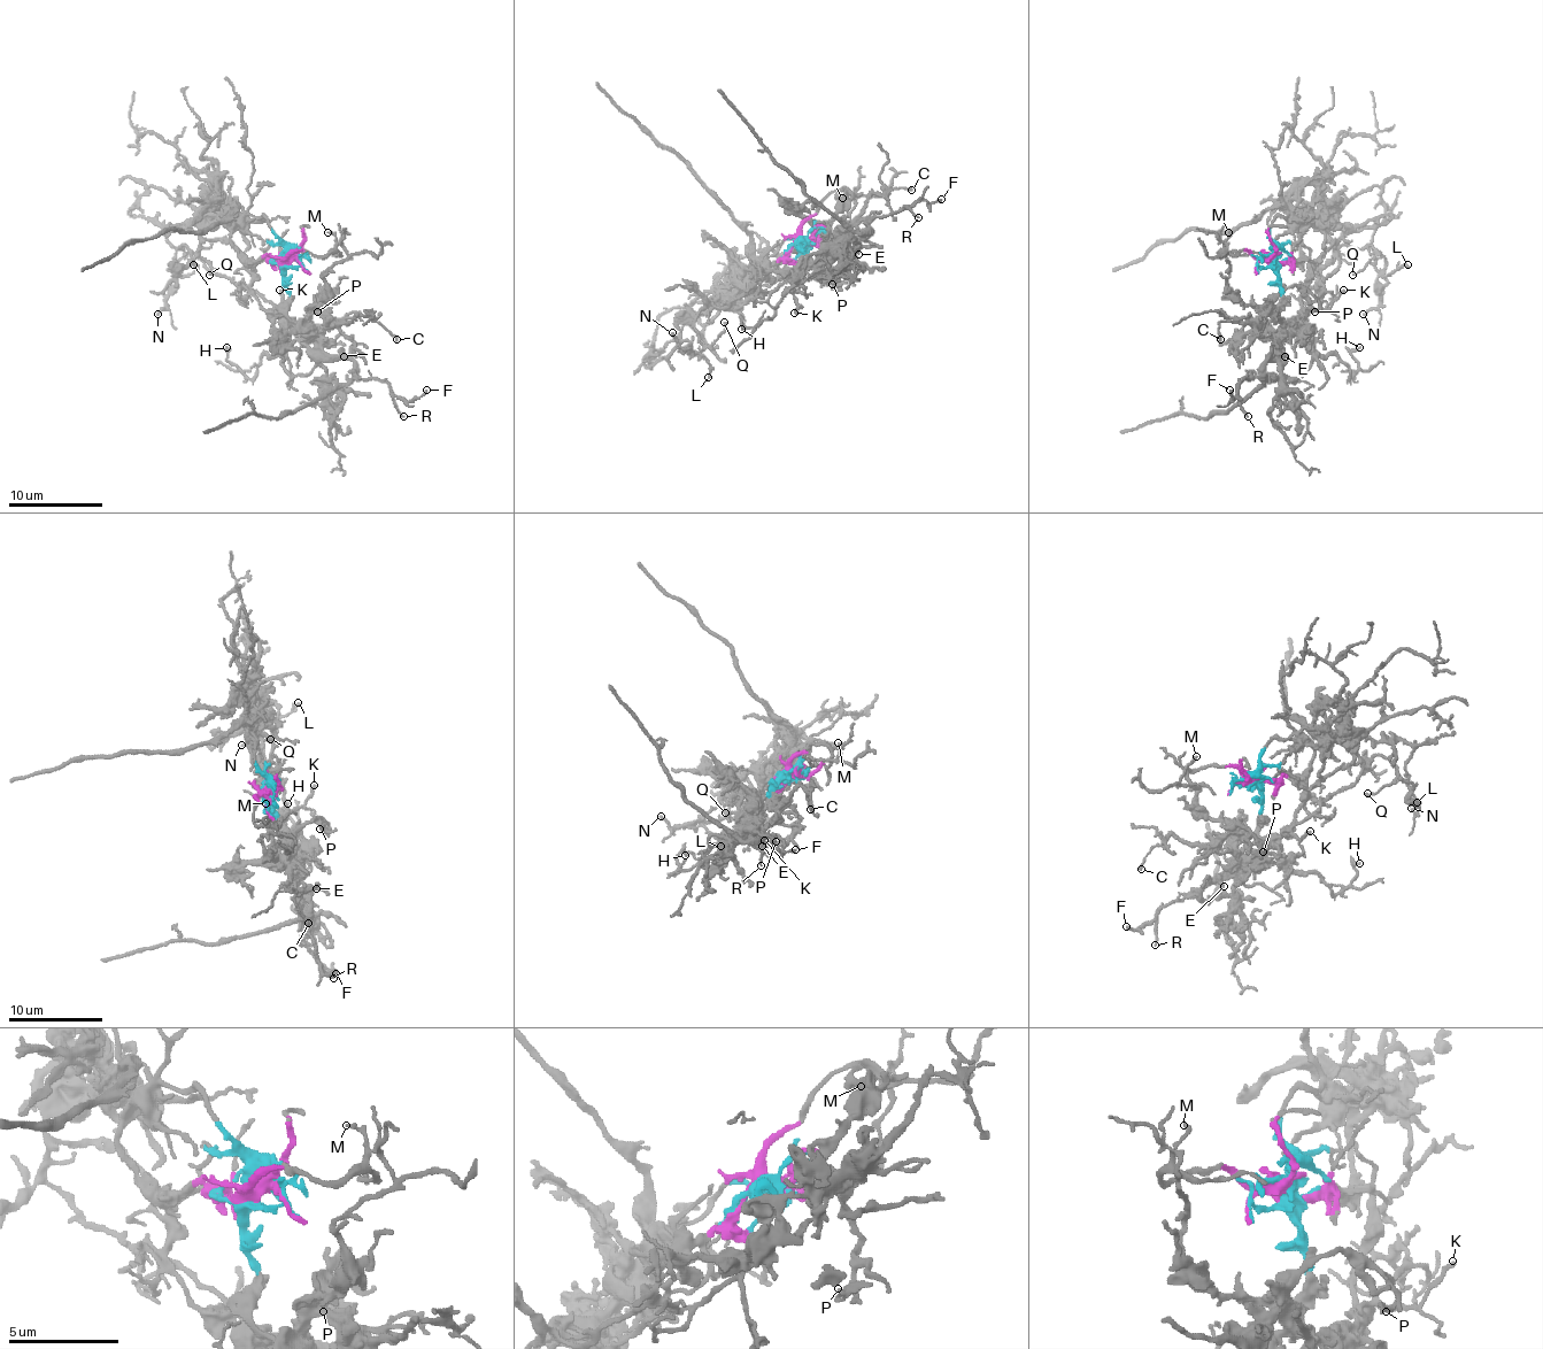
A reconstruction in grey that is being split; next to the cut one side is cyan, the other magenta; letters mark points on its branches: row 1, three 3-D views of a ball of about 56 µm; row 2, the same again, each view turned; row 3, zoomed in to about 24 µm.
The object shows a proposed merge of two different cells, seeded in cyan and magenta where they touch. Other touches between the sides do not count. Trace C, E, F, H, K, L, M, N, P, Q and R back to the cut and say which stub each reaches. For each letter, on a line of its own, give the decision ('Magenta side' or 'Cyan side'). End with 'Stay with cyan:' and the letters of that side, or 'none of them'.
C: Cyan side
E: Cyan side
F: Cyan side
H: Cyan side
K: Cyan side
L: Magenta side
M: Magenta side
N: Magenta side
P: Cyan side
Q: Magenta side
R: Cyan side
Stay with cyan: C, E, F, H, K, P, R

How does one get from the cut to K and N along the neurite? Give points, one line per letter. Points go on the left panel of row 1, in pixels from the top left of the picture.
K: (288, 260), (286, 276), (291, 321), (277, 309), (279, 291)
N: (288, 260), (246, 260), (217, 220), (199, 231), (199, 248), (180, 248), (187, 253), (156, 314)

